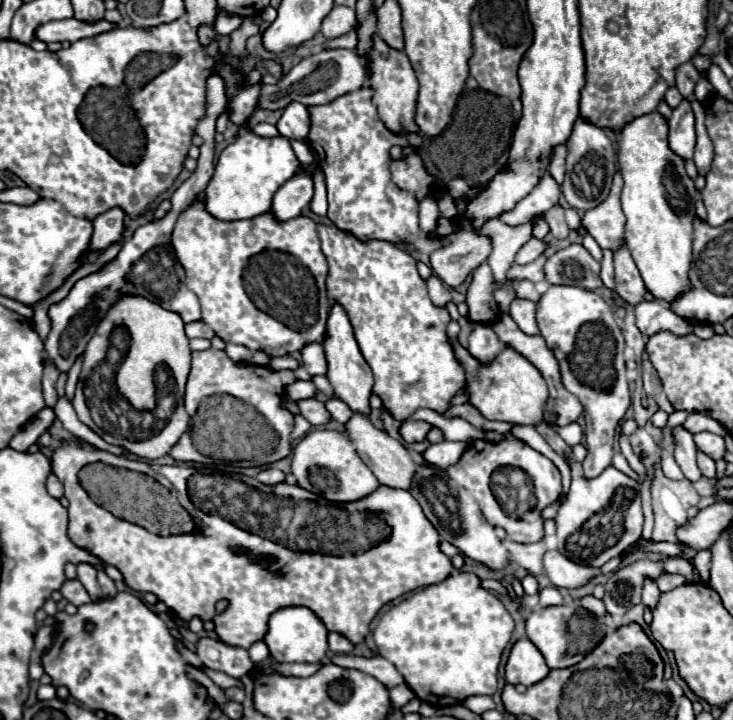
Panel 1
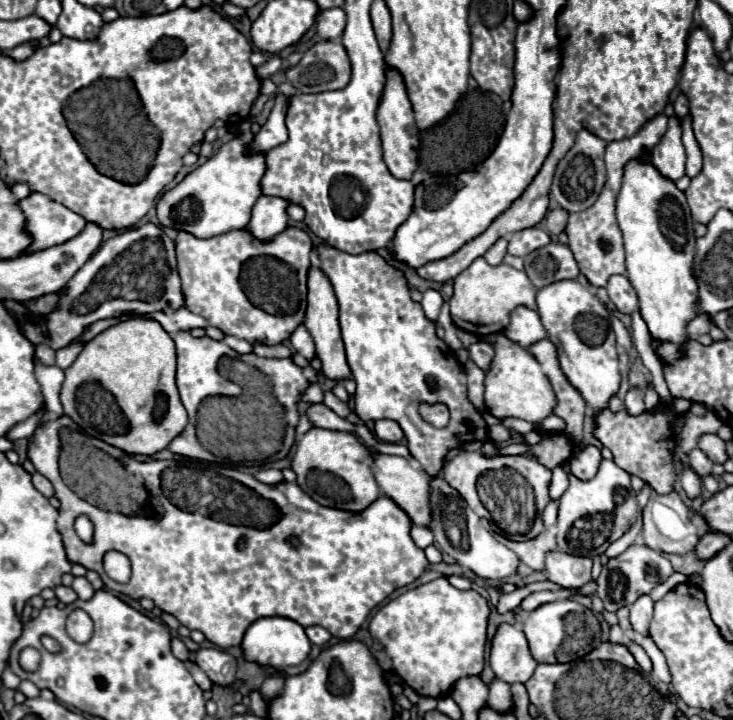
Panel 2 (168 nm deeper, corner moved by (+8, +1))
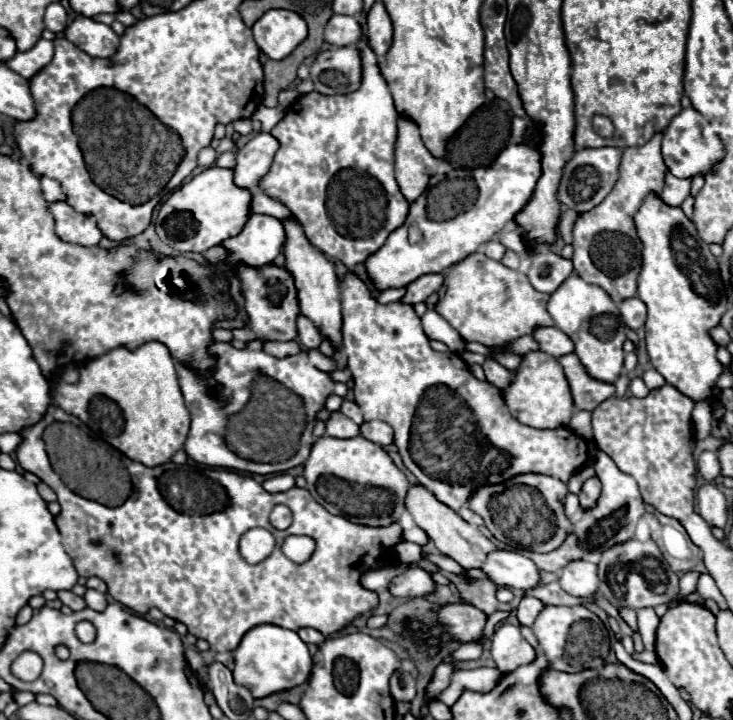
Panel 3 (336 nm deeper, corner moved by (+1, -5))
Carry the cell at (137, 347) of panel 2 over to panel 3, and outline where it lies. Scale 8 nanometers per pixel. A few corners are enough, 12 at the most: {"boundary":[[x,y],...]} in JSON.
{"boundary":[[117,346],[53,402],[145,466],[191,426],[169,348]]}

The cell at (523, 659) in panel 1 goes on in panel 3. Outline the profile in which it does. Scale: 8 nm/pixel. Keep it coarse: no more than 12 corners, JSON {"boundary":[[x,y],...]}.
{"boundary":[[513,624],[495,630],[491,654],[501,674],[537,656]]}

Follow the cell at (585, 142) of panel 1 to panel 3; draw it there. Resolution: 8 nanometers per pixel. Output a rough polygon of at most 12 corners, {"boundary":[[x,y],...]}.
{"boundary":[[577,150],[557,200],[579,214],[613,190],[621,150]]}

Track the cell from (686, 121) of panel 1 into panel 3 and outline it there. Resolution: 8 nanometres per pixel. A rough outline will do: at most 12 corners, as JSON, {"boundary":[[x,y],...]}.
{"boundary":[[665,174],[663,202],[681,206],[689,196],[691,178],[677,178]]}

